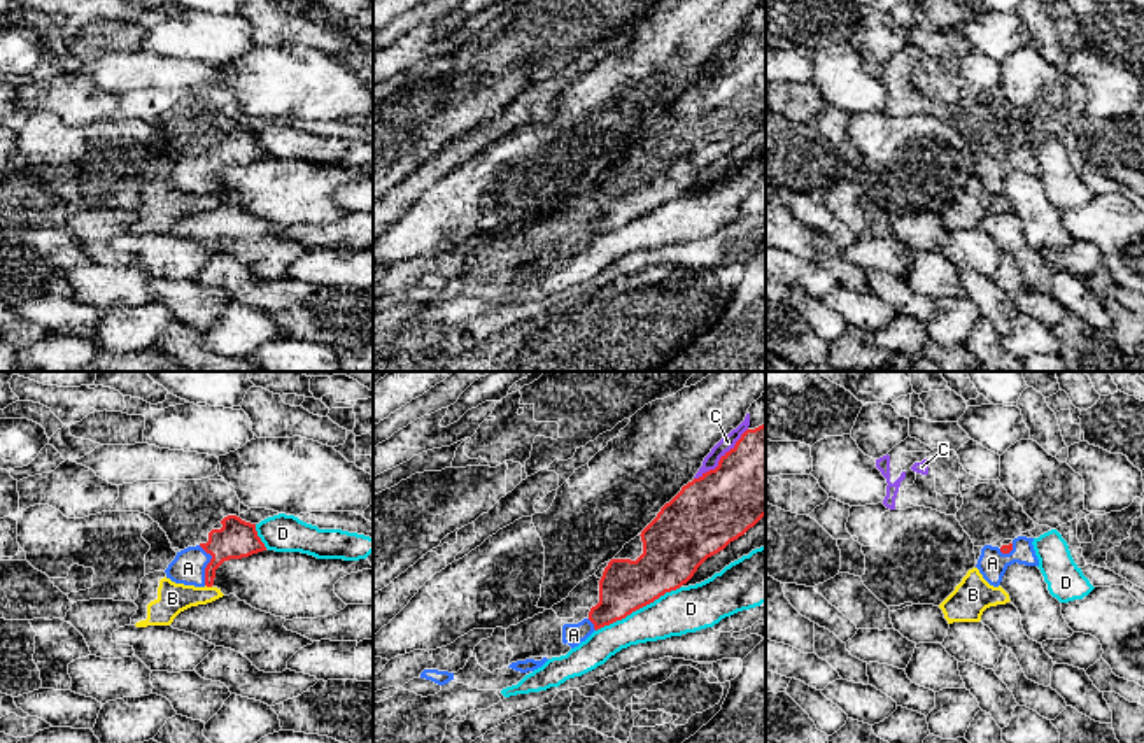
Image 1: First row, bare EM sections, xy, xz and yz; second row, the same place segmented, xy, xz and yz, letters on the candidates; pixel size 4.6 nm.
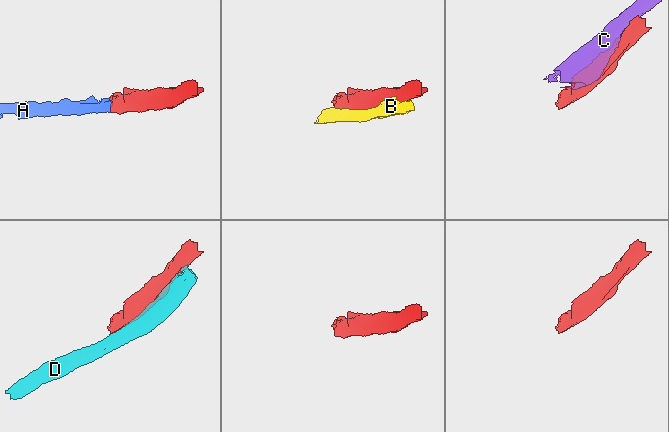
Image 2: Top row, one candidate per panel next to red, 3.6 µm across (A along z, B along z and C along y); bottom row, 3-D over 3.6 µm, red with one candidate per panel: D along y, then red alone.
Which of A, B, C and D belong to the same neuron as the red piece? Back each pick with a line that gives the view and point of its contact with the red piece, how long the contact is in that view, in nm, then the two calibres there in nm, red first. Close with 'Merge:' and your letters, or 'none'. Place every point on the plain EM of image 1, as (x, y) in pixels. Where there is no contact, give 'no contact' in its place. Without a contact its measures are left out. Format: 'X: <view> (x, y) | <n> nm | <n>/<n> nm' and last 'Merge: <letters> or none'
A: xy (207, 172) | 190 nm | 180/150 nm
Merge: A

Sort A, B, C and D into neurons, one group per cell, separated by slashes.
A / B / C / D

